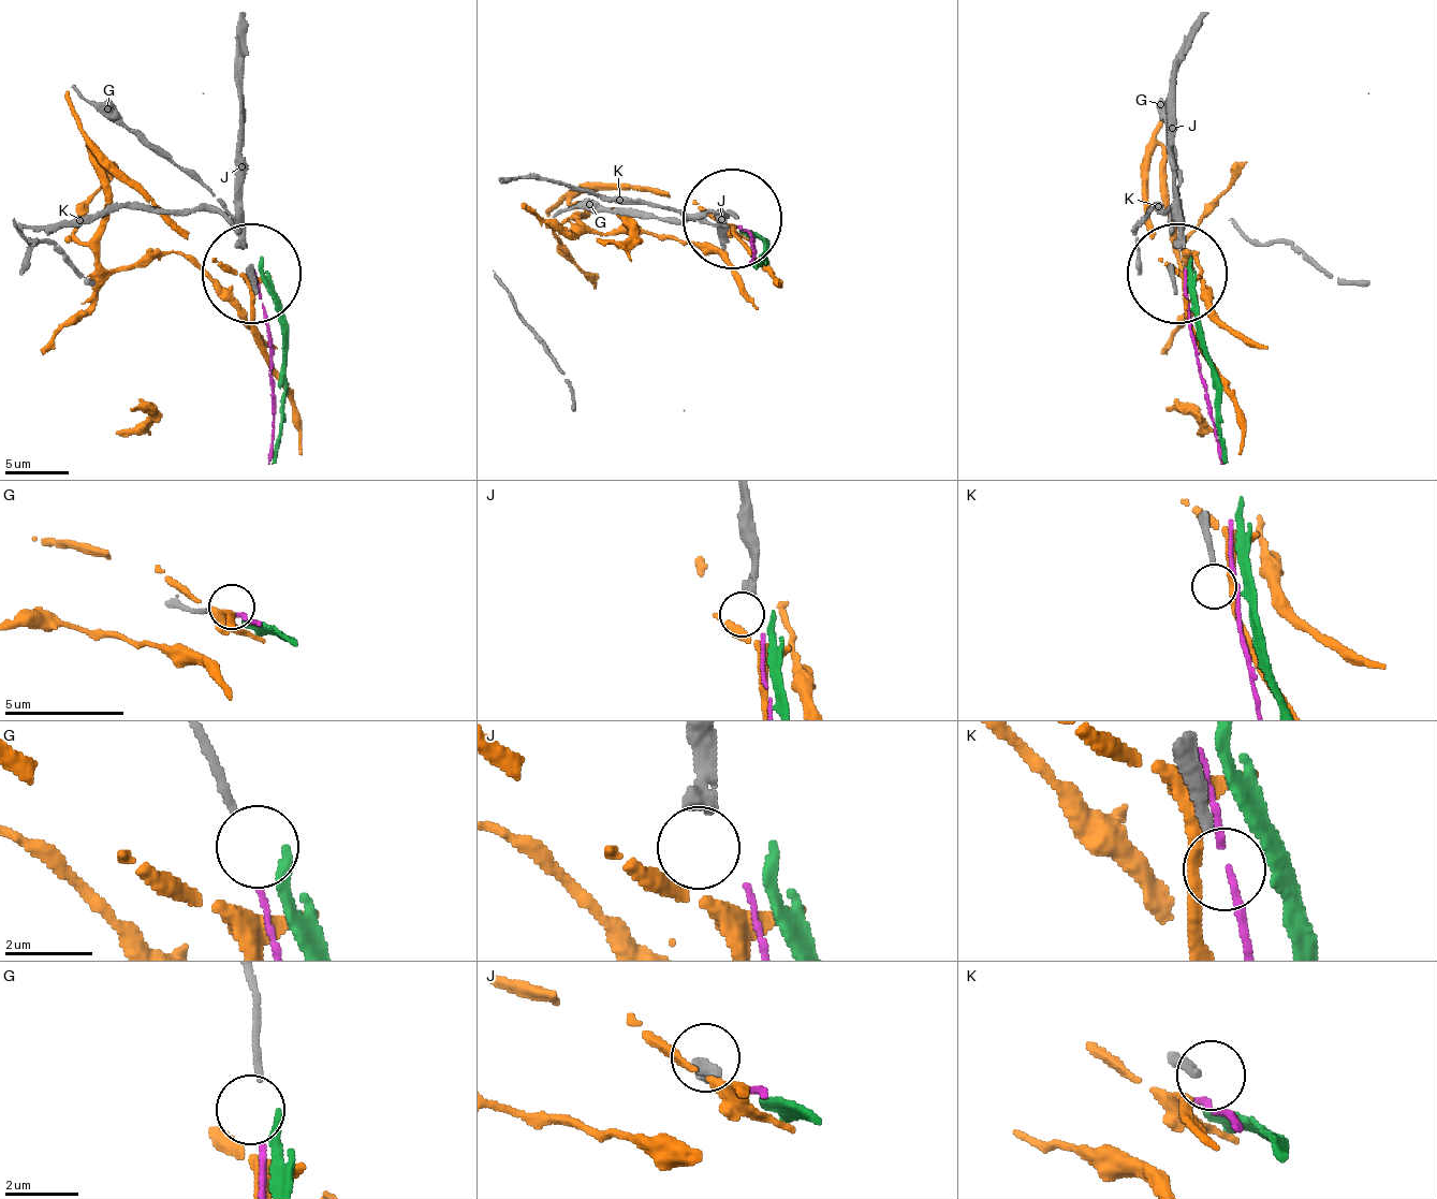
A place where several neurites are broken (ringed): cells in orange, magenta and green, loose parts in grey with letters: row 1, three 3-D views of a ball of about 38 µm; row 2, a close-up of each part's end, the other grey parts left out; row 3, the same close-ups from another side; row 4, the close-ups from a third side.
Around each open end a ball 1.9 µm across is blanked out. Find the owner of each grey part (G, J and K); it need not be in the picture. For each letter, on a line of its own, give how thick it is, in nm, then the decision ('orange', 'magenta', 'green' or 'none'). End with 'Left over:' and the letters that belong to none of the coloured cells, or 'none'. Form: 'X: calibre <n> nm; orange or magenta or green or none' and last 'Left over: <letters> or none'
G: calibre 180 nm; magenta
J: calibre 400 nm; none
K: calibre 240 nm; none
Left over: J, K

